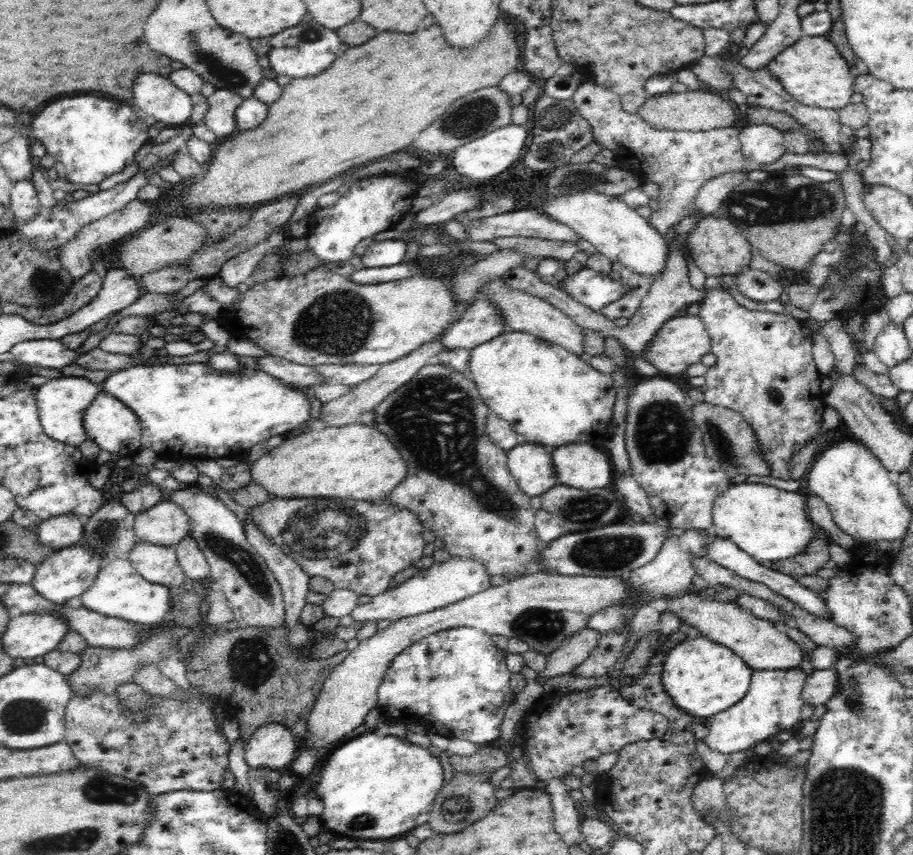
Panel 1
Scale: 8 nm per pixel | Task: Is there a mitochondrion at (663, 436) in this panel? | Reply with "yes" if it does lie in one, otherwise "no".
yes

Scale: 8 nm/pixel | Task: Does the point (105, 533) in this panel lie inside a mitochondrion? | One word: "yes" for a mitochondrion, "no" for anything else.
yes

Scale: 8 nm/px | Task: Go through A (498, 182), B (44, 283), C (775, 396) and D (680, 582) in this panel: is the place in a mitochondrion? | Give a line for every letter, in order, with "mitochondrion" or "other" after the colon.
A: other
B: mitochondrion
C: mitochondrion
D: other

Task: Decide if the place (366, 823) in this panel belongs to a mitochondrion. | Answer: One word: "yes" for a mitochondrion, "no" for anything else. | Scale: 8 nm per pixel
yes

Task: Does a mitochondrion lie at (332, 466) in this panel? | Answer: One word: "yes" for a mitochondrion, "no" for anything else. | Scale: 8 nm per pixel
no

